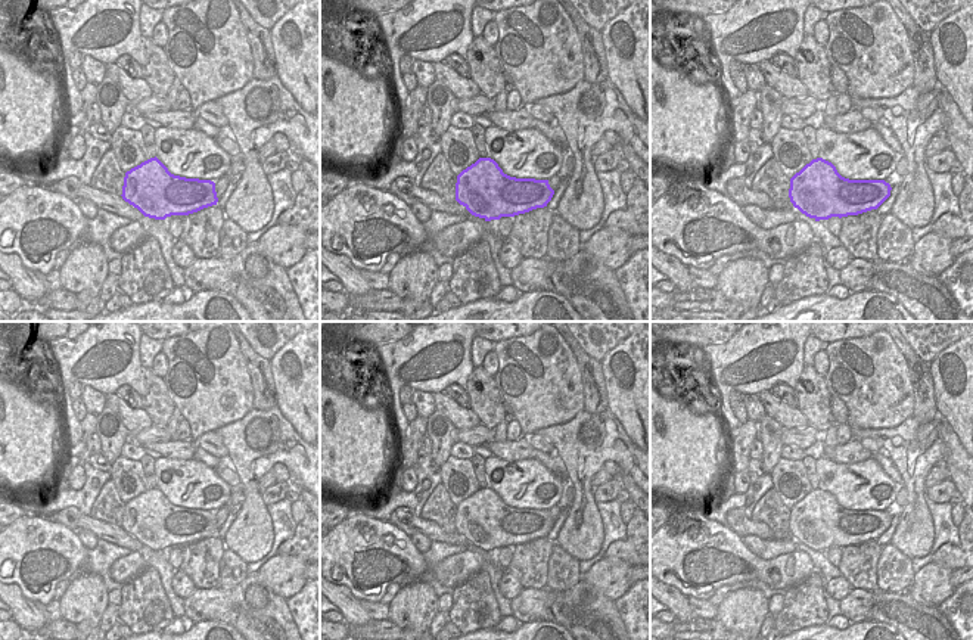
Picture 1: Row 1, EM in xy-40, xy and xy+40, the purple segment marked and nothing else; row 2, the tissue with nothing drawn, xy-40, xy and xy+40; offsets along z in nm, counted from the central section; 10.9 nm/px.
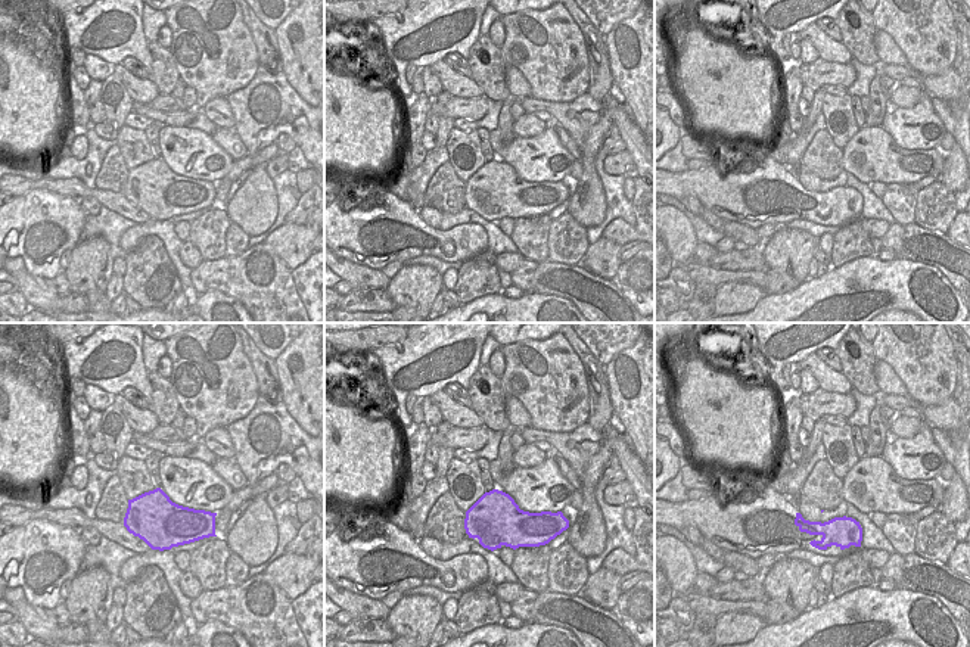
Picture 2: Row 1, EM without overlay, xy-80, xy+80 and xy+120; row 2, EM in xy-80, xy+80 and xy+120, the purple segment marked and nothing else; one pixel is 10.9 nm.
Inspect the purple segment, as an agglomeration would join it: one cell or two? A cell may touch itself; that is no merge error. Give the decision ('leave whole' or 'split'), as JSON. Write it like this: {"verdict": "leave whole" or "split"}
{"verdict": "split"}

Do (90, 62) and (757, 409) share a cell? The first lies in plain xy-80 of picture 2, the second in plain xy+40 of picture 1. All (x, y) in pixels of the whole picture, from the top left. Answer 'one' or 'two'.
one

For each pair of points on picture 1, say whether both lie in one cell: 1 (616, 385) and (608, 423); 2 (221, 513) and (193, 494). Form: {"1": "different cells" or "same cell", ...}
{"1": "different cells", "2": "different cells"}

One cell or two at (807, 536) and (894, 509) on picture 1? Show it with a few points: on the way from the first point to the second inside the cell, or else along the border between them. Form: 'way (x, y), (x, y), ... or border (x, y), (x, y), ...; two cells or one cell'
border (894, 500), (885, 510), (891, 518); two cells

